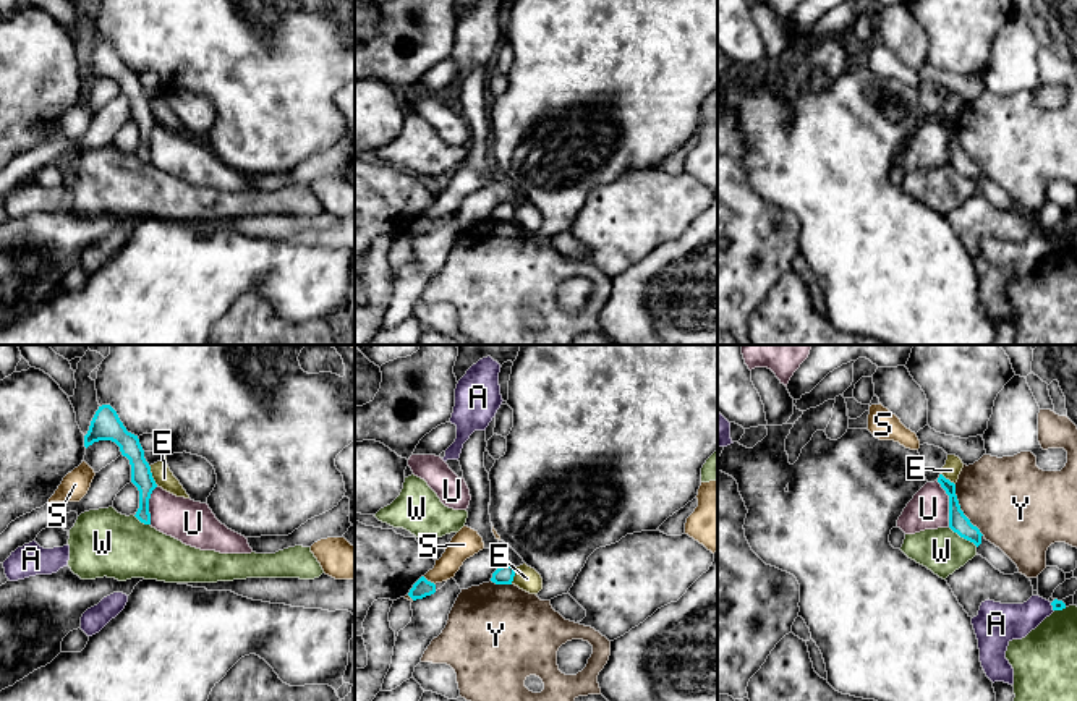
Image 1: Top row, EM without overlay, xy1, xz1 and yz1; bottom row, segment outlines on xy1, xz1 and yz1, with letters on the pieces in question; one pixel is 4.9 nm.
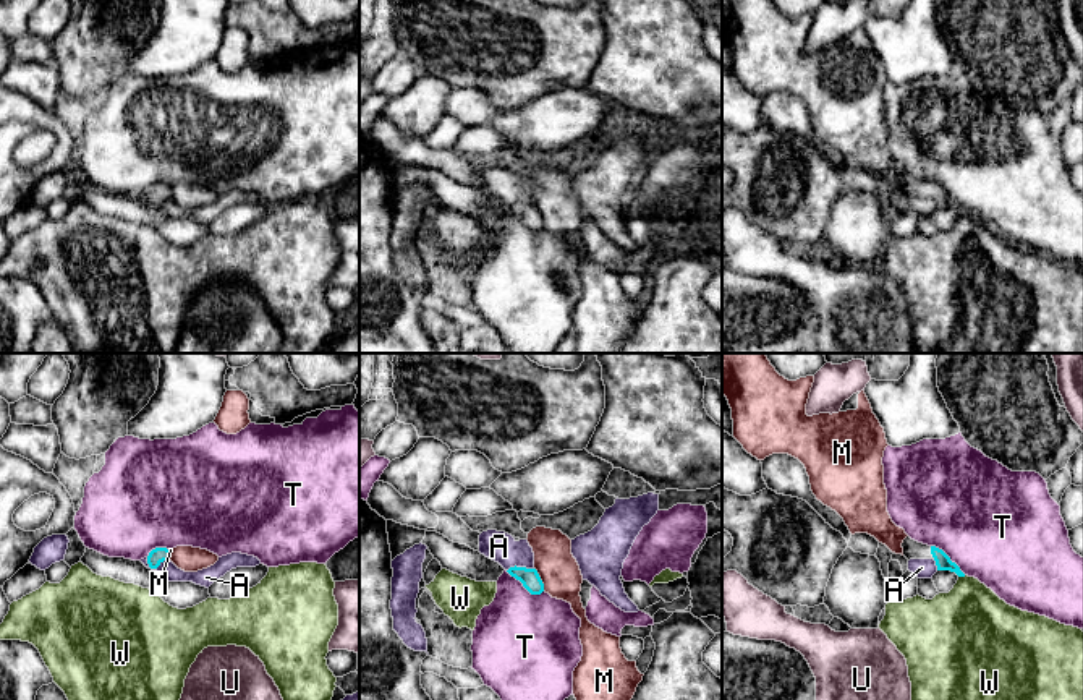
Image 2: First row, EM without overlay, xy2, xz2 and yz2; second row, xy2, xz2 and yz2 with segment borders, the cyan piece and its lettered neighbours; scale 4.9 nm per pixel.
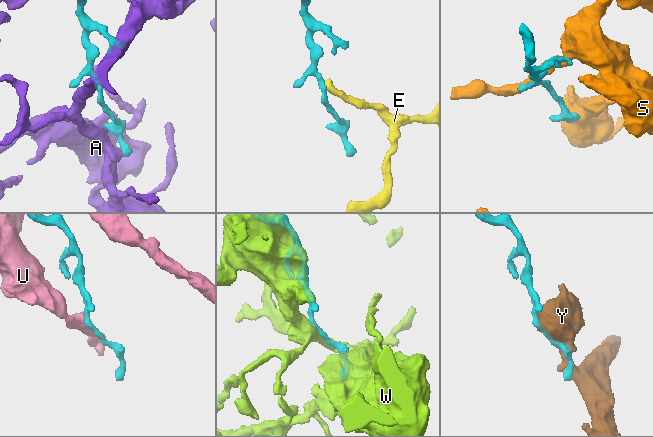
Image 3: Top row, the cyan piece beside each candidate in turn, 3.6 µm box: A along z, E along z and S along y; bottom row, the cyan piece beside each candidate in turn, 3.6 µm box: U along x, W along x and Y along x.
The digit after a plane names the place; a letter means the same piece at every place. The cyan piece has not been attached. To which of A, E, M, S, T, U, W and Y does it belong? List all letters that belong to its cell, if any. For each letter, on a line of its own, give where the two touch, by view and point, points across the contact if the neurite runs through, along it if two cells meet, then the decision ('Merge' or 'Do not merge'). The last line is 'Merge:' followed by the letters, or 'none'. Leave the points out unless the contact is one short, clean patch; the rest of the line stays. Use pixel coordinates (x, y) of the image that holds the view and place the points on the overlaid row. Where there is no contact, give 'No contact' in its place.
A: Touches cyan at xy2 (157, 566). Do not merge
E: Touches cyan at xy1 (151, 476). Boundary: xy1 (149, 467), (151, 476), (157, 484). Do not merge
M: Touches cyan at xz2 (539, 579). Do not merge
S: Touches cyan at xz1 (429, 582). Do not merge
T: Touches cyan at xz2 (525, 587). Do not merge
U: Touches cyan at yz1 (949, 504). Boundary: yz1 (936, 481), (948, 496), (949, 526). Do not merge
W: Touches cyan at yz1 (964, 538). Do not merge
Y: Touches cyan at yz1 (961, 510). Do not merge
Merge: none

